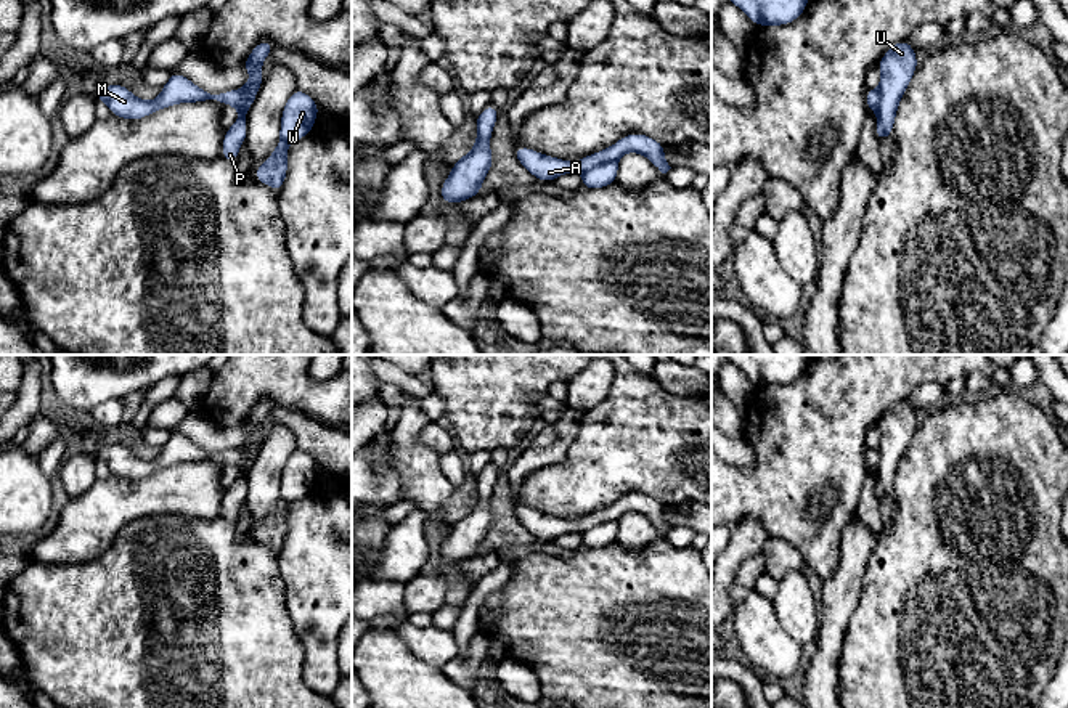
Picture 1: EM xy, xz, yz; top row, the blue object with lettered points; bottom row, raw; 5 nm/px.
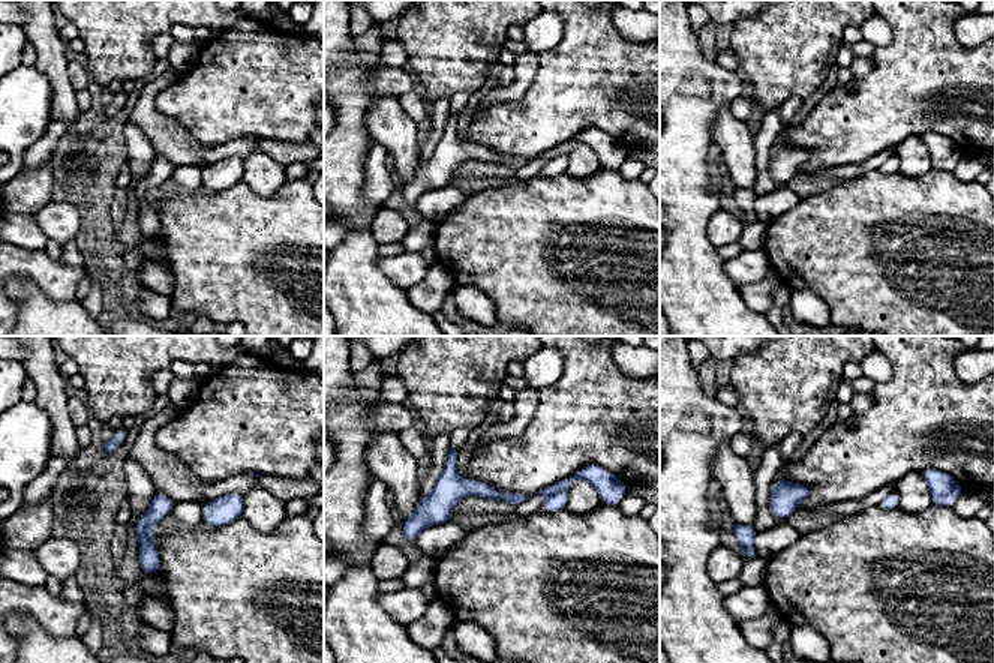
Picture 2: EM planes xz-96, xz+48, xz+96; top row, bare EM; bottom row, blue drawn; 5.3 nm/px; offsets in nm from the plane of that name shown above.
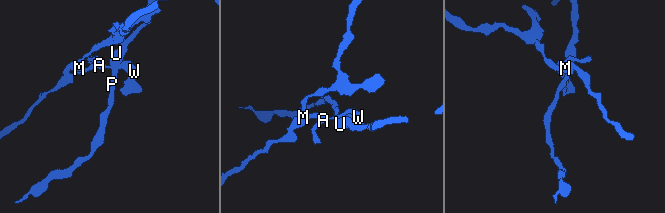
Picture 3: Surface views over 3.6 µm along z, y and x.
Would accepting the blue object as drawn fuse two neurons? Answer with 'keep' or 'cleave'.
cleave

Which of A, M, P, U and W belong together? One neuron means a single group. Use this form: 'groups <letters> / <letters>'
groups A M W / P U

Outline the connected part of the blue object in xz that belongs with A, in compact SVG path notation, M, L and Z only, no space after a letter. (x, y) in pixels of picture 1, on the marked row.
M628 133L615 144L585 156L578 162L544 156L525 146L517 146L512 151L514 157L536 178L536 181L554 181L560 175L570 172L586 172L602 162L617 162L626 153L646 156L662 173L671 169L665 159L665 146L644 133Z

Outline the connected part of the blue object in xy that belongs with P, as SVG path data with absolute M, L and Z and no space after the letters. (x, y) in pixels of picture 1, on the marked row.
M260 40L251 55L244 59L241 67L251 72L251 79L239 92L244 95L241 106L238 108L238 120L226 128L226 133L222 141L222 157L226 159L230 164L236 164L239 156L239 146L247 138L247 125L246 116L251 109L252 103L255 101L257 92L263 83L262 75L262 64L265 58L275 50L276 47L270 40Z

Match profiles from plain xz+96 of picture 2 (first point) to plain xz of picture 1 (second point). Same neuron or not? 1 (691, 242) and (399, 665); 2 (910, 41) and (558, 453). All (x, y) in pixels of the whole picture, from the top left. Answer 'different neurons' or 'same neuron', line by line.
1: same neuron
2: different neurons

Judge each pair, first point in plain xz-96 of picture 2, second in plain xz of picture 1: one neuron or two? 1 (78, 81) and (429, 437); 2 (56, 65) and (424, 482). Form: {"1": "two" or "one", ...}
{"1": "one", "2": "one"}

